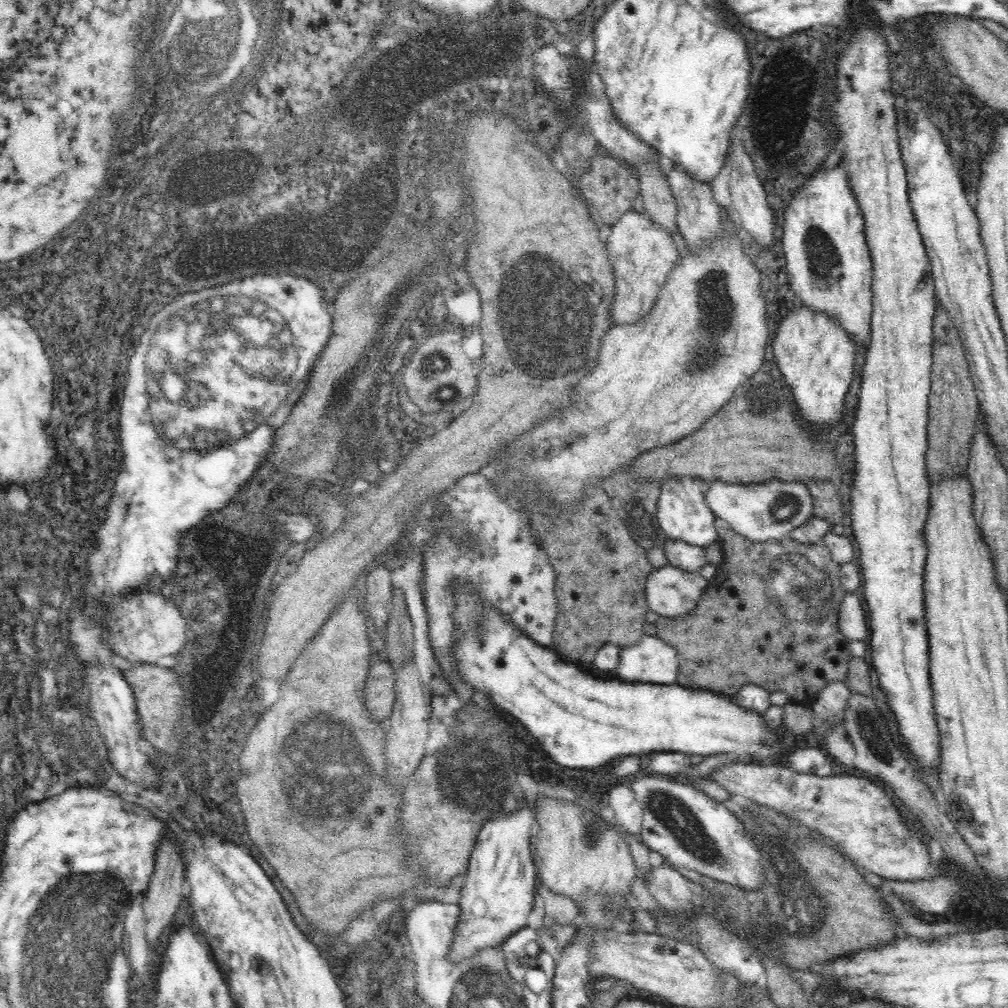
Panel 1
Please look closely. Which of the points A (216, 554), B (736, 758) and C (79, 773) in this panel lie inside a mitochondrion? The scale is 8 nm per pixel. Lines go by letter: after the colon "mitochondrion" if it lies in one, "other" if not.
A: mitochondrion
B: other
C: mitochondrion

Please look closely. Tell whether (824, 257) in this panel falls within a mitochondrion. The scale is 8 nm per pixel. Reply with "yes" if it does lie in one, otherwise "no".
yes

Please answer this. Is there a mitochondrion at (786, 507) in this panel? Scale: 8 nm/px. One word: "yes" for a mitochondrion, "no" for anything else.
yes

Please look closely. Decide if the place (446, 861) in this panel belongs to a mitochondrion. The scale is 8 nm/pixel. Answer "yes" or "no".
no

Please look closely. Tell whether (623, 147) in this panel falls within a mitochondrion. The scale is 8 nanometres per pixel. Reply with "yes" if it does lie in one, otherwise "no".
no

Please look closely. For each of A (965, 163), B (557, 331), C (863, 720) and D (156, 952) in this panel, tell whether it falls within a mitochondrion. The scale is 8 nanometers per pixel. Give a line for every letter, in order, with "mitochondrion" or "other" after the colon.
A: other
B: mitochondrion
C: mitochondrion
D: other

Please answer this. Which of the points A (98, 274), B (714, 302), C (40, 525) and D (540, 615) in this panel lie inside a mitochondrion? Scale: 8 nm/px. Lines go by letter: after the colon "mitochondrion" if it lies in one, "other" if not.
A: other
B: mitochondrion
C: mitochondrion
D: other

